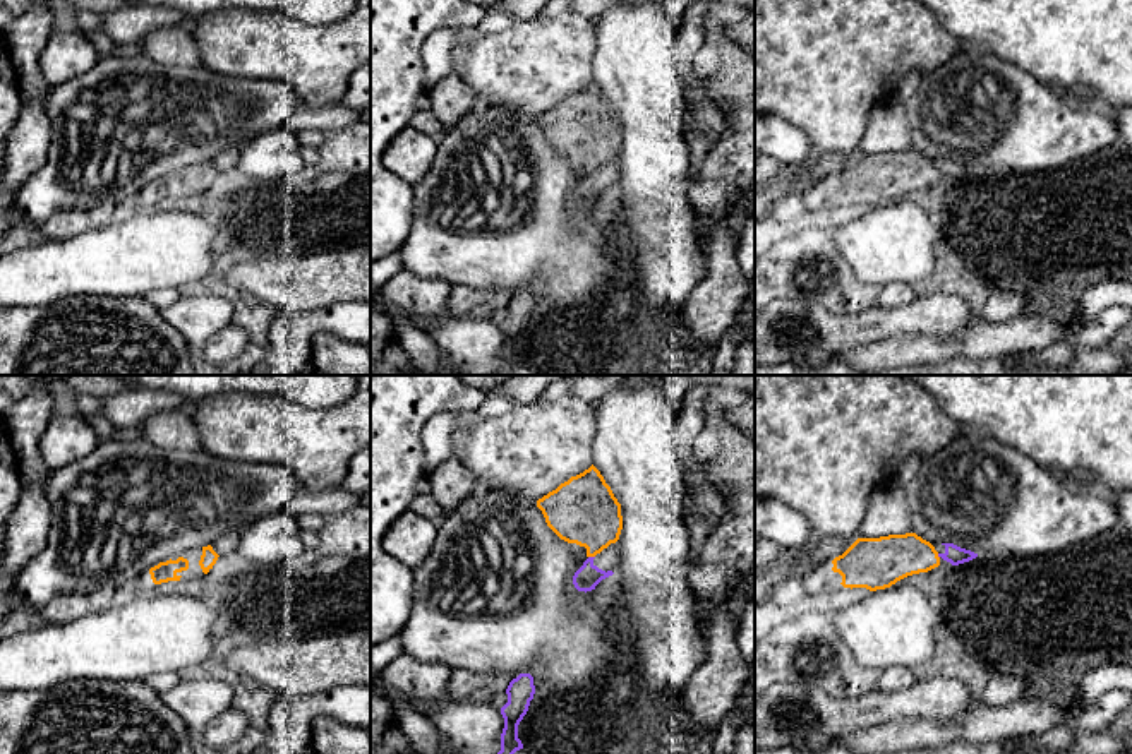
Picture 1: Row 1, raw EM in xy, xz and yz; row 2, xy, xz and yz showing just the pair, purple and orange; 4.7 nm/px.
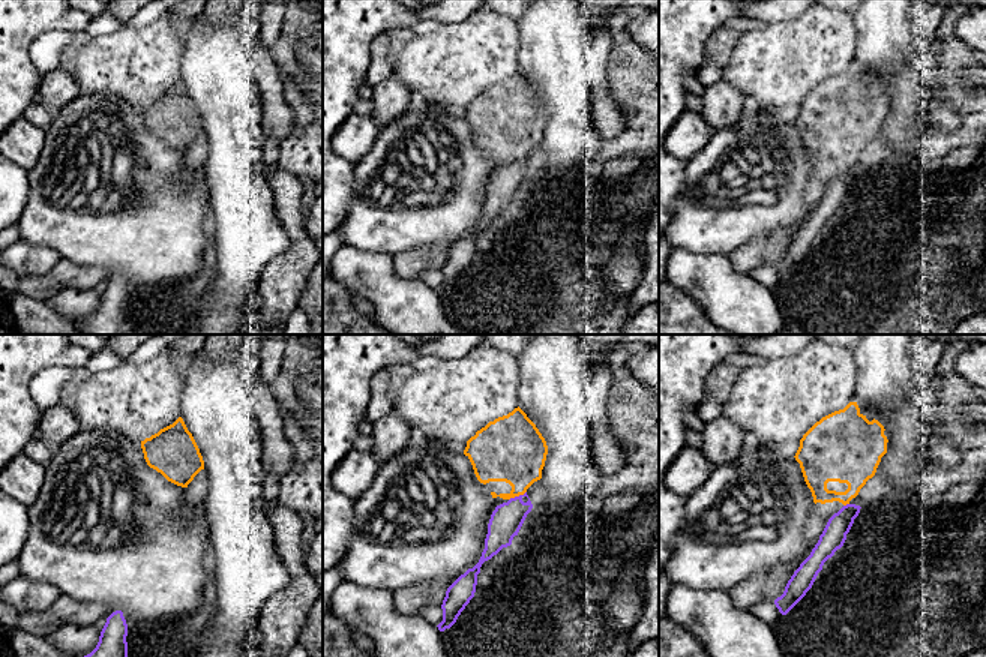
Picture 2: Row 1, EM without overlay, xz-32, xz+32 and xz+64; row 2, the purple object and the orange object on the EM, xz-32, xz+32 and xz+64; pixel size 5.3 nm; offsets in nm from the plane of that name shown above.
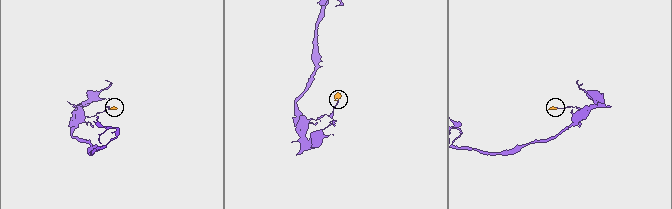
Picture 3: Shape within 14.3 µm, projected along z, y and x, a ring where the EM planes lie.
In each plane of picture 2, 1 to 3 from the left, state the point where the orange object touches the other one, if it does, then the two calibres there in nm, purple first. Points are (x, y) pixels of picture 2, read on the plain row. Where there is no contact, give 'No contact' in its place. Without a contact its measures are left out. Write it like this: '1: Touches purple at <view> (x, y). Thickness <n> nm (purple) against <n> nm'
1: No contact
2: Touches purple at xz+32 (517, 161). Thickness 170 nm (purple) against 340 nm
3: Touches purple at xz+64 (847, 168). Thickness 130 nm (purple) against 280 nm

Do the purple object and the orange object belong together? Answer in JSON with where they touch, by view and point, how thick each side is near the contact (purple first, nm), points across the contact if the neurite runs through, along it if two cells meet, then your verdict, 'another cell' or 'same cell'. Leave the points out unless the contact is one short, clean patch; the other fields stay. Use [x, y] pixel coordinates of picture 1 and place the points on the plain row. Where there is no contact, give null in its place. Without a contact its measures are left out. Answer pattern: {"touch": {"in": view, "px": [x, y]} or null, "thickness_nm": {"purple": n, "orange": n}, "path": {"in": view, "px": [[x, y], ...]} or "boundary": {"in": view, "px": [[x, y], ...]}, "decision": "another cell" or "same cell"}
{"touch": {"in": "xz", "px": [592, 173]}, "thickness_nm": {"purple": 110, "orange": 320}, "boundary": {"in": "xz", "px": [[589, 172], [594, 173]]}, "decision": "another cell"}

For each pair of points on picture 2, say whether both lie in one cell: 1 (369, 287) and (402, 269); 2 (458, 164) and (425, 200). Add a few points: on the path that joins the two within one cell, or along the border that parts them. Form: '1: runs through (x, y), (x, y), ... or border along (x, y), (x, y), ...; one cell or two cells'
1: border along (392, 255), (392, 269), (399, 276), (413, 279); two cells
2: runs through (449, 173), (431, 191); one cell

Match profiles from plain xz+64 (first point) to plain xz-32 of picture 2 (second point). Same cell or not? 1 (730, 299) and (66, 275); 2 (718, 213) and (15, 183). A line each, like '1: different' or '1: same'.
1: different
2: different

